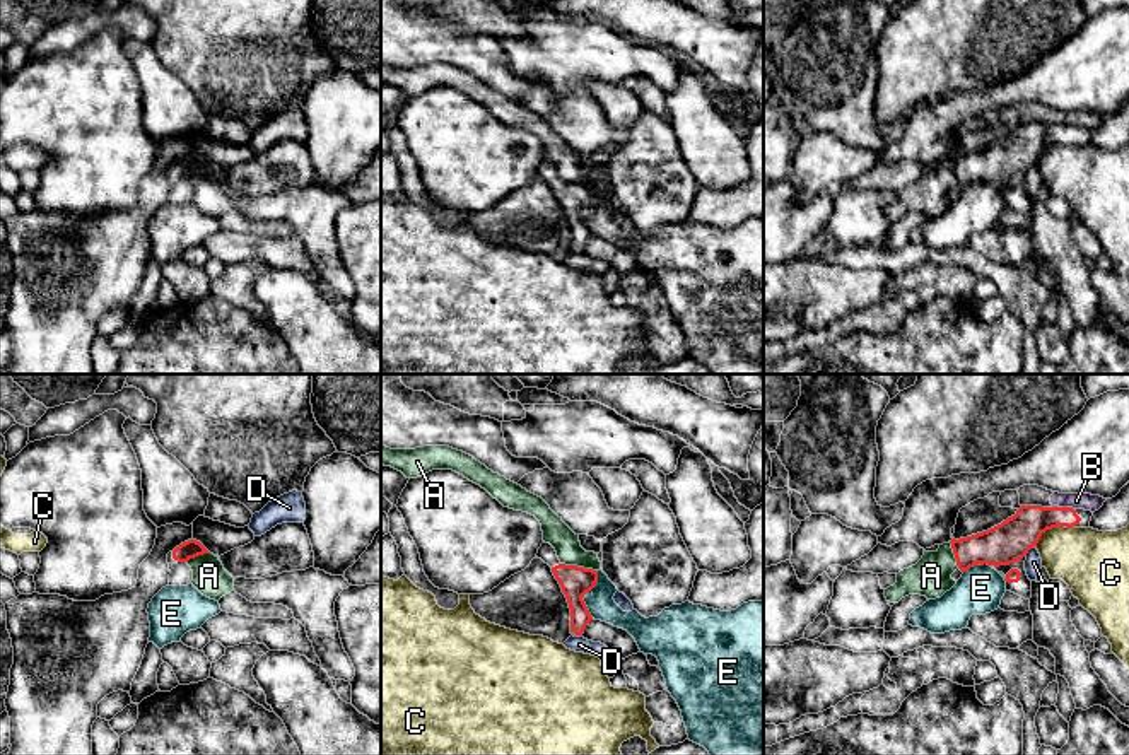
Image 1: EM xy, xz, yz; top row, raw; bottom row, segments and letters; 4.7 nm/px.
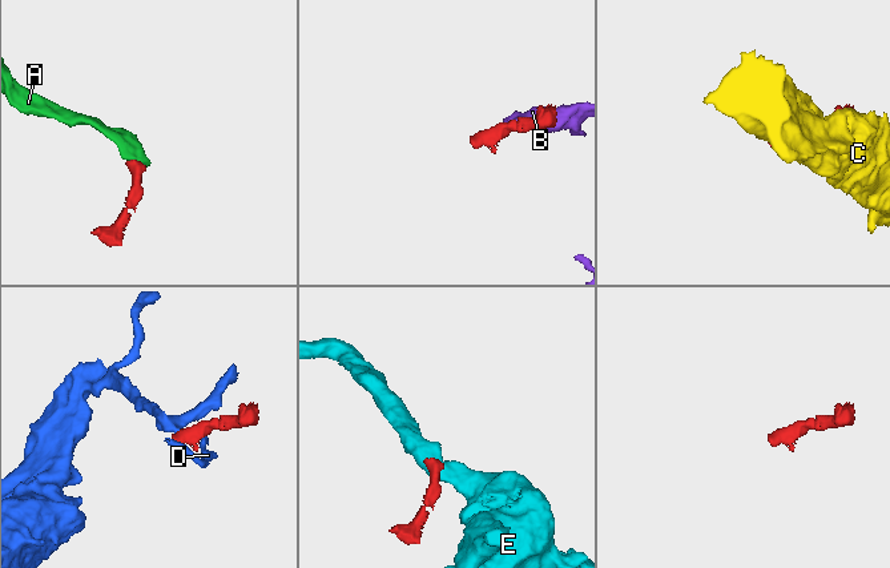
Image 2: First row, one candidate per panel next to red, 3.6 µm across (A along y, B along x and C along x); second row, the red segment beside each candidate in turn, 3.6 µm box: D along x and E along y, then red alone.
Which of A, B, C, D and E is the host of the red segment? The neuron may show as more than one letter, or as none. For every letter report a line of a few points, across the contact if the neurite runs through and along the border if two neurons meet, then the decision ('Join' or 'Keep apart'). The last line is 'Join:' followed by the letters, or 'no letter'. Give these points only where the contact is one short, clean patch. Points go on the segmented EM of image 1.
A: Line: xz (561, 562), (596, 571). Keep apart
B: Line: yz (1059, 506), (1073, 509). Keep apart
C: Keep apart
D: Line: yz (1034, 545), (1025, 554). Keep apart
E: Line: xz (598, 571), (598, 581), (583, 596), (591, 617). Keep apart
Join: no letter

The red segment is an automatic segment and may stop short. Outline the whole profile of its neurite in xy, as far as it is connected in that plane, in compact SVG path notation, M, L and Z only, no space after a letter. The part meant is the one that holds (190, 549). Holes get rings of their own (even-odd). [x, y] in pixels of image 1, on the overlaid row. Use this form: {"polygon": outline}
{"polygon": "M188 540L167 553L169 586L188 586L193 581L193 571L186 564L190 559L210 553L200 541Z"}

